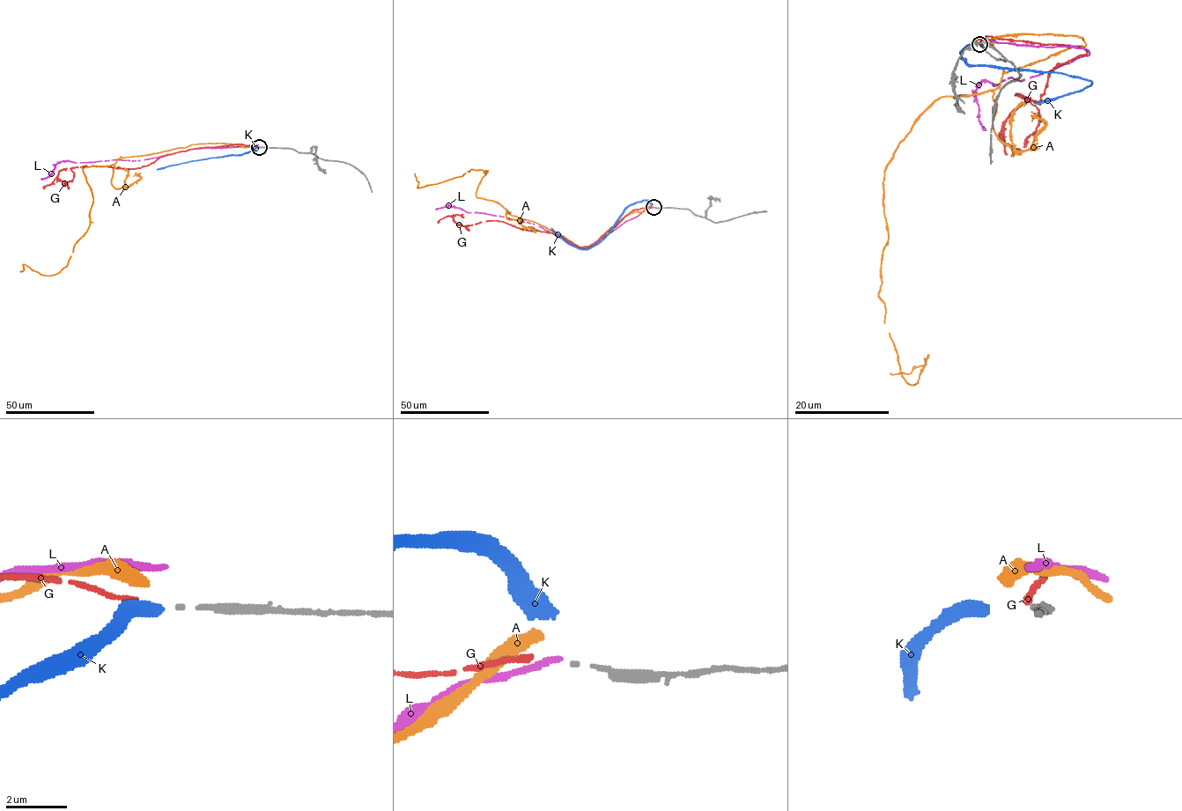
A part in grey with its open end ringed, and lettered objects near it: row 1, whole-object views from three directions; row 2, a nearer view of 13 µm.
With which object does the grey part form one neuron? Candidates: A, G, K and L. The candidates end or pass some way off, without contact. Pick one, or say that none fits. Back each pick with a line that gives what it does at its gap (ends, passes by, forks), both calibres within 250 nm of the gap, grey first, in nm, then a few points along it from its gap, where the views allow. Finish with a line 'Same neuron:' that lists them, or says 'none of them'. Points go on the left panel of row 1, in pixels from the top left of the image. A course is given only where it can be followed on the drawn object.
G: it ends there; 90 nm thick on the grey side, 190 nm on the other; it runs (256, 147), (238, 143), (195, 148), (166, 155), (148, 165), (132, 168), (101, 165), (63, 168), (43, 188)
Same neuron: G

